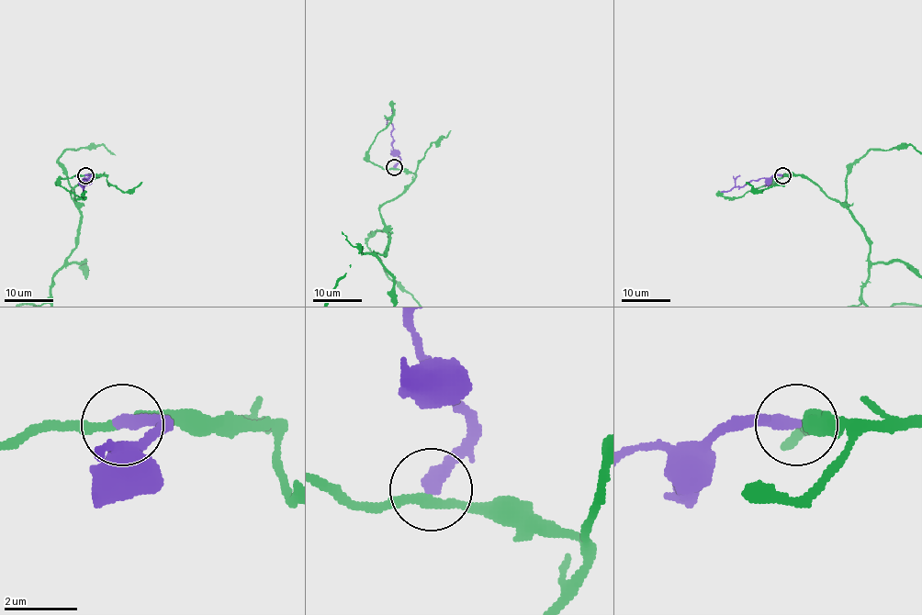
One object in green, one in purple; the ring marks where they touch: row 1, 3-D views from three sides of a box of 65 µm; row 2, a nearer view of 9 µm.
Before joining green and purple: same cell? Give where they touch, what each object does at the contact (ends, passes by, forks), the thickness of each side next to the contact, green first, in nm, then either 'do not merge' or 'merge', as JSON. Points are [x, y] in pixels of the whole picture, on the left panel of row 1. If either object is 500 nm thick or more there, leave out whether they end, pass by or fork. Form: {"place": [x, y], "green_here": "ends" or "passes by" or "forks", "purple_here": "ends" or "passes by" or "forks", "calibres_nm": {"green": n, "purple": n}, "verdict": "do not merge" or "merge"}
{"place": [85, 175], "green_here": "passes by", "purple_here": "ends", "calibres_nm": {"green": 240, "purple": 380}, "verdict": "do not merge"}

